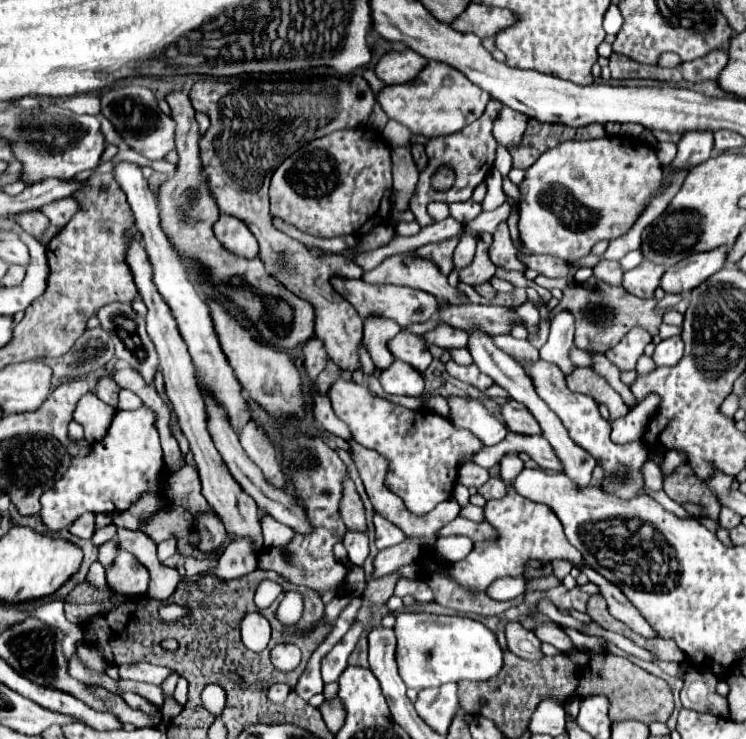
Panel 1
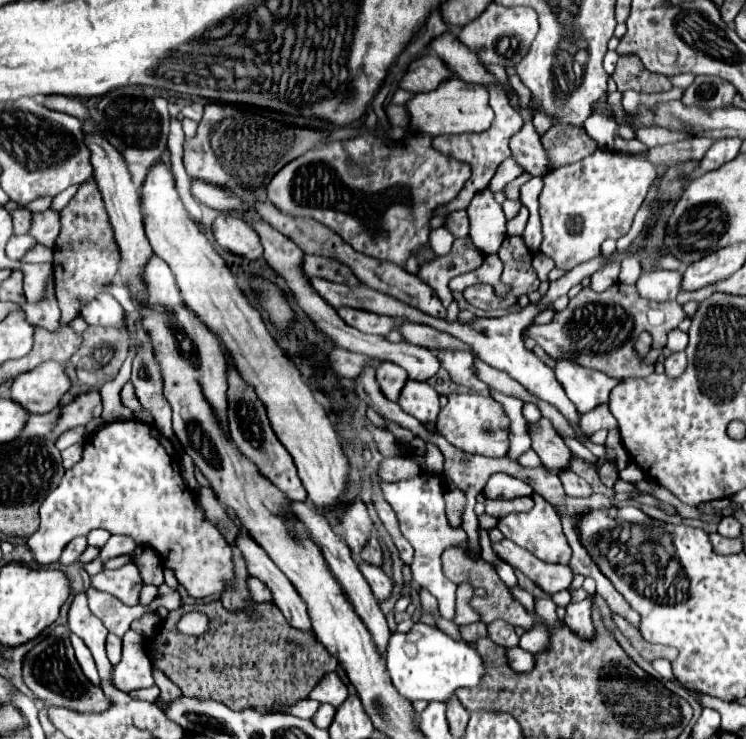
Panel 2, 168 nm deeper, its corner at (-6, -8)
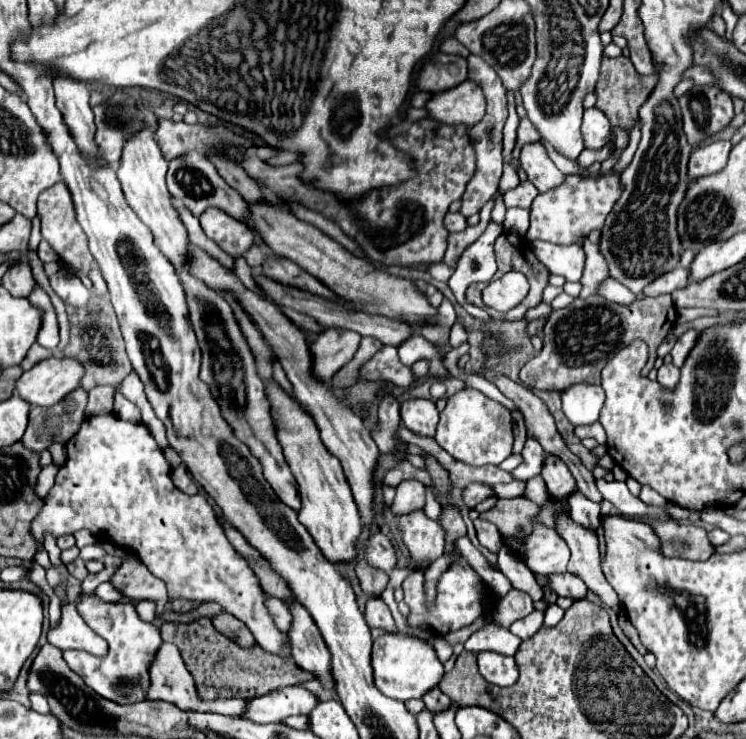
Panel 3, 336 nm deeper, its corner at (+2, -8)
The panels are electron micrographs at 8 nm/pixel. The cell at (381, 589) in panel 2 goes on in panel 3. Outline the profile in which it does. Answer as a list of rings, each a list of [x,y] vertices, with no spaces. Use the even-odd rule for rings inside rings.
[[[369,598],[365,606],[365,620],[371,628],[385,628],[387,632],[397,632],[395,622],[387,604],[381,598]]]

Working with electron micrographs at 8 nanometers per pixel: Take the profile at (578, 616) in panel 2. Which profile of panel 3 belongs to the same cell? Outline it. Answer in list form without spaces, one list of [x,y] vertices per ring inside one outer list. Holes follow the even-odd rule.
[[[551,604],[547,610],[545,610],[545,626],[555,626],[561,618],[563,618],[563,612],[565,610],[561,610],[557,604]]]

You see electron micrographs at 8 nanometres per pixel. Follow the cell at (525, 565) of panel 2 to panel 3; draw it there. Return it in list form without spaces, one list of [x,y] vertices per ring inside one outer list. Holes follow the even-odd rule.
[[[569,572],[547,576],[547,586],[559,596],[571,596],[575,600],[585,598],[585,594],[587,594],[587,586],[577,576],[573,576]]]

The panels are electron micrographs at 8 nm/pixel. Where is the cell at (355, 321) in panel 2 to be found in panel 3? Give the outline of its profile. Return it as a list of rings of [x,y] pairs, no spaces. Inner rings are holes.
[[[327,328],[325,332],[321,332],[311,346],[315,376],[329,382],[333,374],[353,358],[359,342],[361,336],[351,330]]]

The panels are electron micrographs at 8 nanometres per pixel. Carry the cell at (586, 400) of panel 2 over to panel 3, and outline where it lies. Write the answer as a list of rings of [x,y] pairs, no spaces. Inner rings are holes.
[[[593,384],[569,386],[569,390],[561,392],[563,412],[573,426],[597,422],[603,400],[605,400],[605,392],[601,390],[601,386],[593,386]]]

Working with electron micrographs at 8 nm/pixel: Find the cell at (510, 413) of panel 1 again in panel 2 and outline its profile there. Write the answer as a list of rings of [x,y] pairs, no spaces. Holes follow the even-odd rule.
[[[543,418],[537,424],[531,424],[531,430],[533,430],[533,450],[539,454],[543,466],[549,472],[567,470],[573,454],[565,446],[563,438],[555,434],[553,424],[547,418]]]

